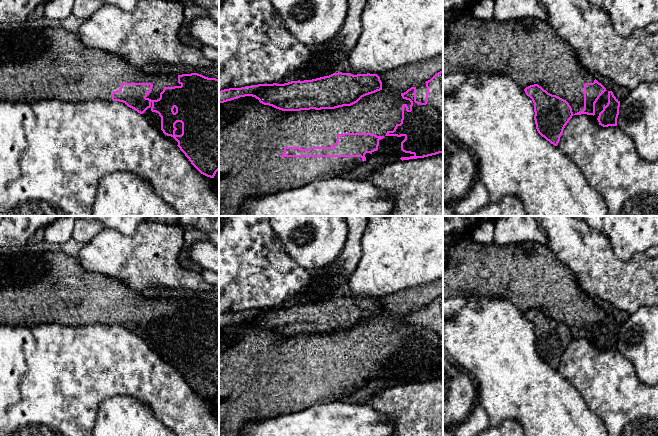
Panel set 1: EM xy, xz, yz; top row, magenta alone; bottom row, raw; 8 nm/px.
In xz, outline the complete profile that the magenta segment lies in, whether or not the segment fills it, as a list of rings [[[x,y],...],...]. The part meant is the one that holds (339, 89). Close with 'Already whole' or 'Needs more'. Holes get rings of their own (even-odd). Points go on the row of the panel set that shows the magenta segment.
[[[333,73],[312,80],[291,81],[284,84],[258,84],[241,88],[229,88],[219,91],[219,103],[224,103],[240,97],[252,96],[264,105],[272,106],[282,111],[335,109],[351,106],[362,97],[382,90],[382,82],[377,74]]]. Already whole

